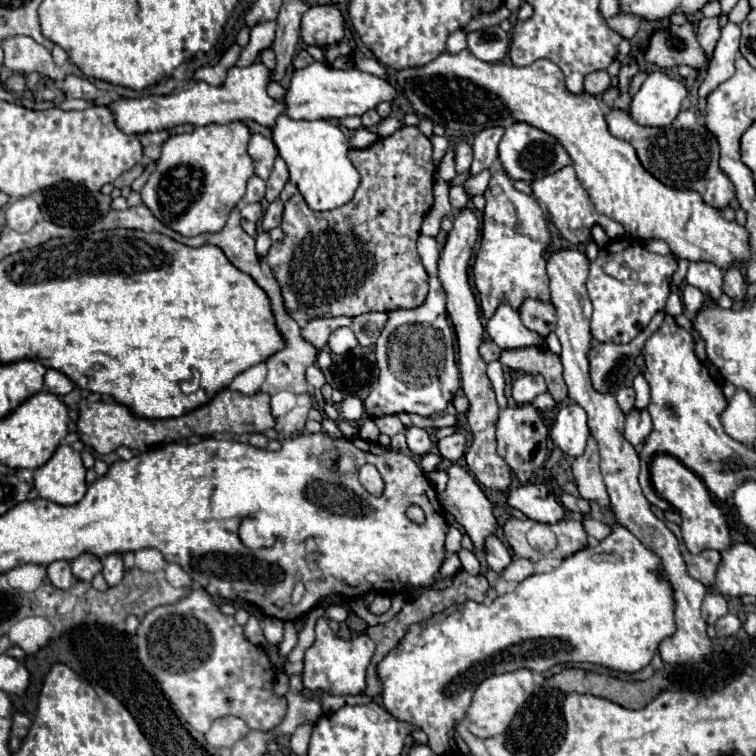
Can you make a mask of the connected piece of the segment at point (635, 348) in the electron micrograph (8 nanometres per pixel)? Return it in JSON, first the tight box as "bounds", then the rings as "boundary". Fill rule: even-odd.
{"bounds":[588,313,664,393],"boundary":[[[656,313],[646,329],[640,331],[636,339],[626,345],[618,343],[594,343],[588,353],[590,363],[590,379],[592,387],[598,393],[616,393],[622,383],[626,371],[634,365],[634,359],[640,355],[646,339],[662,325],[664,313]]]}

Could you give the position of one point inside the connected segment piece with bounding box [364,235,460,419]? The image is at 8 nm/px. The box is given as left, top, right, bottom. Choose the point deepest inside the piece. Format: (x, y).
(418, 374)

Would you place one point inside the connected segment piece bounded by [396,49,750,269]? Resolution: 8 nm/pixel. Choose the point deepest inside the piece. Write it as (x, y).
(464, 94)

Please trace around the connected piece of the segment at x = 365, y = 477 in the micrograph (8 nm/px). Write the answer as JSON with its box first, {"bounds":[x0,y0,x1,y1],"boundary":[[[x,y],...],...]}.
{"bounds":[360,465,384,497],"boundary":[[[364,465],[360,469],[360,483],[374,497],[380,497],[384,491],[384,481],[382,481],[382,477],[374,465]]]}

